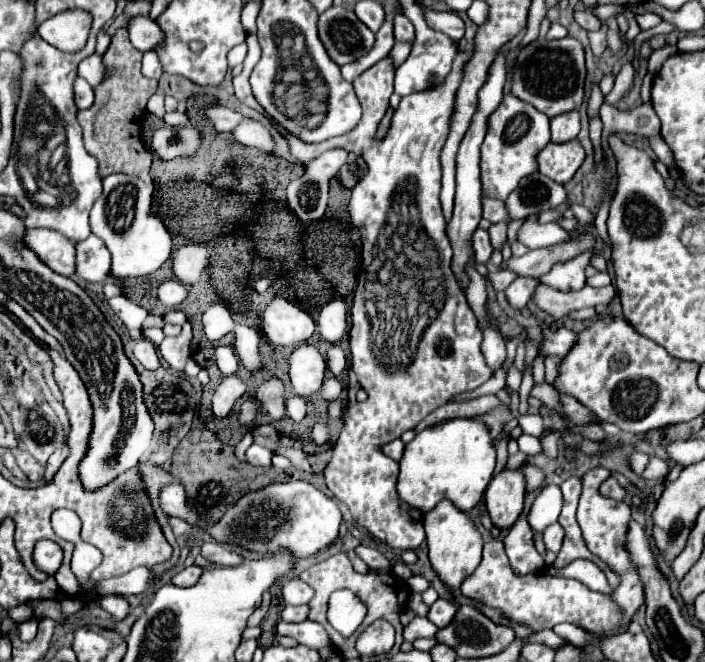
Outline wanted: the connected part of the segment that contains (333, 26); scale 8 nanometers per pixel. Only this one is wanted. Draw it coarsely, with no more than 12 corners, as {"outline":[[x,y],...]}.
{"outline":[[342,7],[318,19],[334,63],[366,55],[374,33]]}

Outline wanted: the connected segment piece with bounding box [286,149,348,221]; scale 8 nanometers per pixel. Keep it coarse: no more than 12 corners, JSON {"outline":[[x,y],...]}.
{"outline":[[326,151],[288,185],[286,203],[300,221],[324,216],[330,181],[346,163]]}

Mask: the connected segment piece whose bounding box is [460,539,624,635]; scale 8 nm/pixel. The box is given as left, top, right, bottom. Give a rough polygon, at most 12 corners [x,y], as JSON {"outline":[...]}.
{"outline":[[504,543],[484,545],[466,597],[534,631],[572,623],[618,633],[604,593],[544,571],[516,575]]}

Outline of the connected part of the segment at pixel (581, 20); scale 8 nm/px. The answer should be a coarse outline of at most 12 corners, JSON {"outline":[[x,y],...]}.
{"outline":[[576,9],[574,19],[586,31],[598,31],[600,21],[590,9]]}

